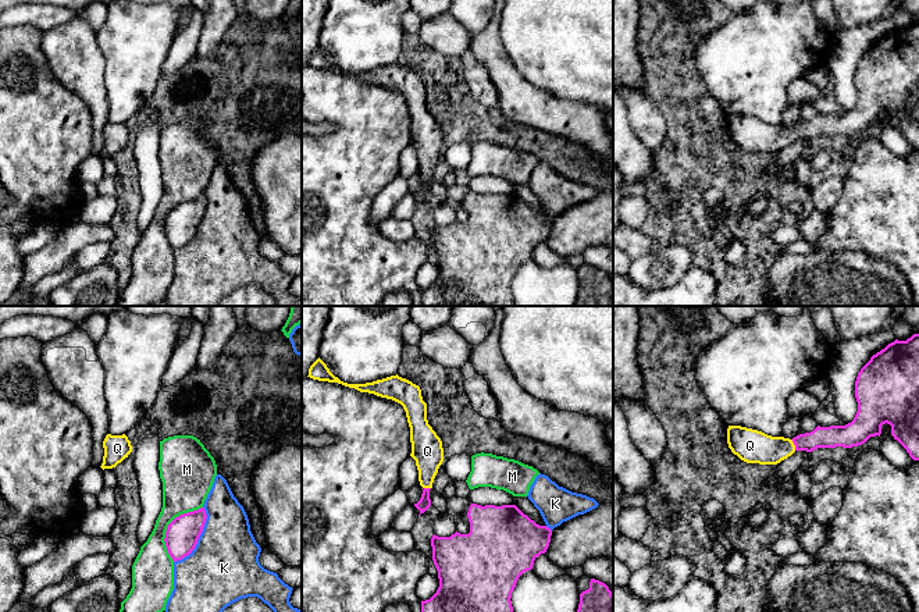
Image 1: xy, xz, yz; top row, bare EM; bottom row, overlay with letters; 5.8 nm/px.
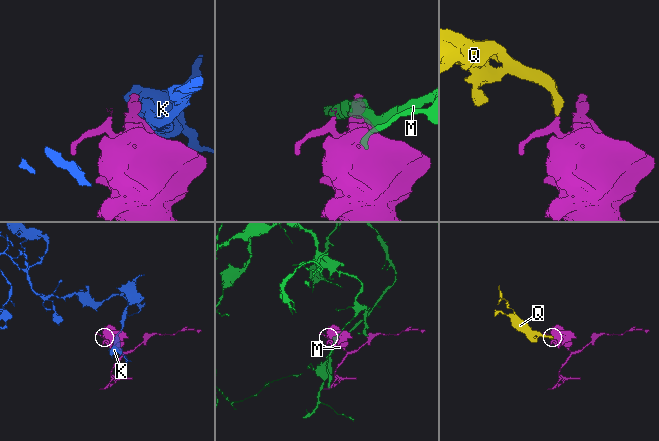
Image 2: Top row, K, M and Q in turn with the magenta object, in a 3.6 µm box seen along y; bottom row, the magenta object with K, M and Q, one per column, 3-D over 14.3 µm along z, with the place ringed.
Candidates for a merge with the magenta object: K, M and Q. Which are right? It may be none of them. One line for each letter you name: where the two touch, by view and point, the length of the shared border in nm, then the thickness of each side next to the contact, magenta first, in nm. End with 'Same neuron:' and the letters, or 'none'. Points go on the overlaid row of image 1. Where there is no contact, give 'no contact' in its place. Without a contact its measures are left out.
Q: yz (794, 444) | 70 nm | 130/190 nm
Same neuron: Q

